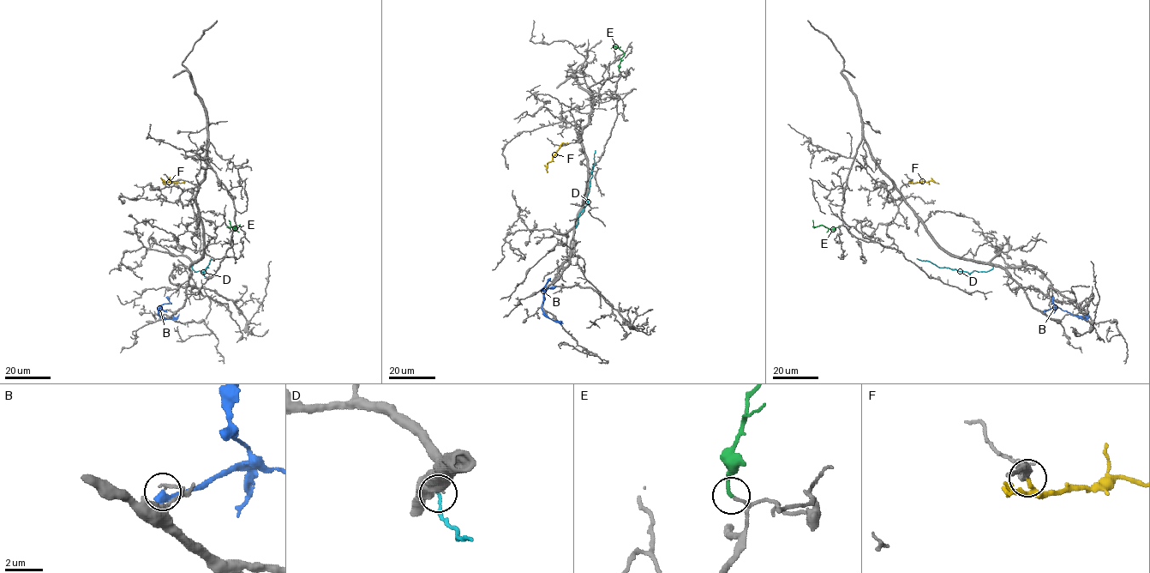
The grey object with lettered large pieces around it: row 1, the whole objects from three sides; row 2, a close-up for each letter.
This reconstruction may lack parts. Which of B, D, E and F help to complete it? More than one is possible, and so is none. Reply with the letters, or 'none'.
D, E

